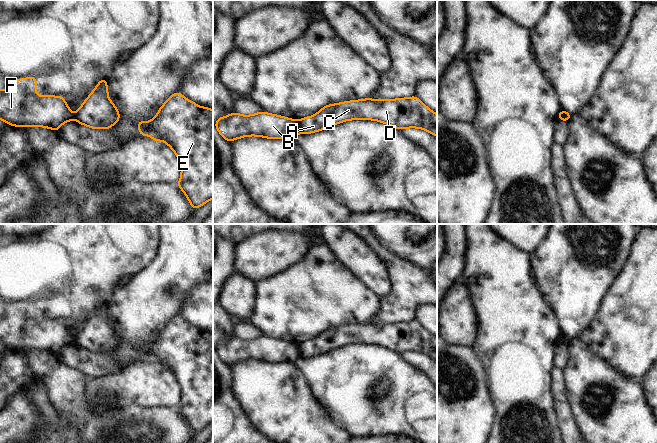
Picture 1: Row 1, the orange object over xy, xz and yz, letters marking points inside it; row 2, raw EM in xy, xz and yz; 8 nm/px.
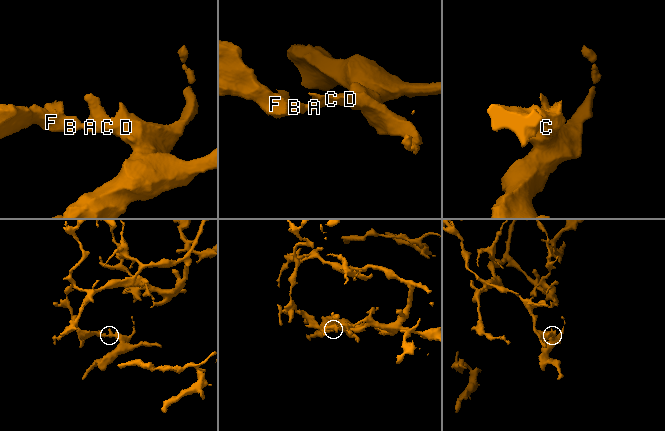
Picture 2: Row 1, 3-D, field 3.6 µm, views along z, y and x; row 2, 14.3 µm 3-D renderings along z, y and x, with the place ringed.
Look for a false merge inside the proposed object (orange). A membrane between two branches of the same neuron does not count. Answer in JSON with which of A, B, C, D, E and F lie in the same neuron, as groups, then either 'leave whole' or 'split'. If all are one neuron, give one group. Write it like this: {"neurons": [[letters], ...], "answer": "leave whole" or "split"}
{"neurons": [["A", "C", "D", "E"], ["B", "F"]], "answer": "split"}

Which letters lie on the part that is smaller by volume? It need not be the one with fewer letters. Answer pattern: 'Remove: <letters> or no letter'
Remove: A, C, D, E

